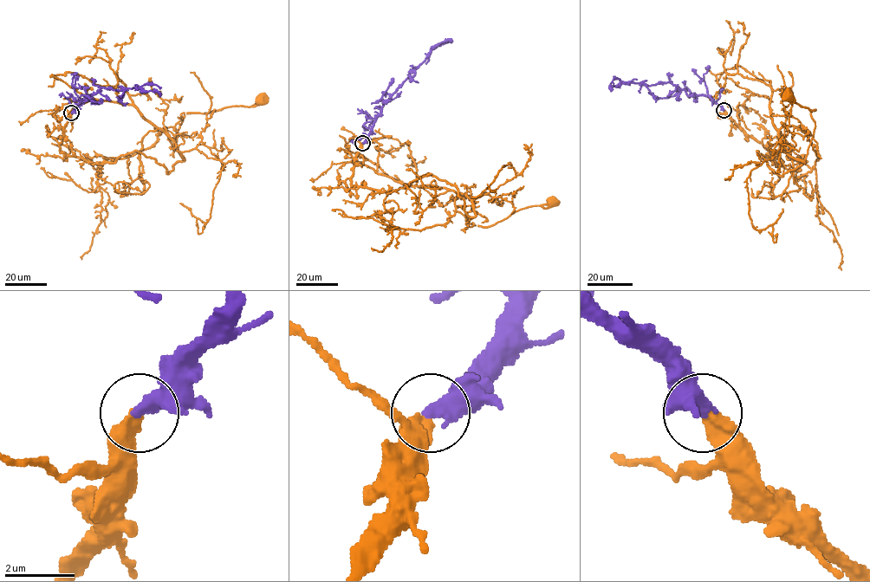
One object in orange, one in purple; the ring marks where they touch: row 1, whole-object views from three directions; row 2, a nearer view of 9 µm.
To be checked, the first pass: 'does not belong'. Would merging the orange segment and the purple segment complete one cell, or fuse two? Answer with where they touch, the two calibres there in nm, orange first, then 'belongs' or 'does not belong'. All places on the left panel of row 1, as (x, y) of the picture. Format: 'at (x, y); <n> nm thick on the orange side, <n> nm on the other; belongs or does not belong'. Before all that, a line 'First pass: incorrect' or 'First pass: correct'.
First pass: incorrect
at (71, 113); 440 nm thick on the orange side, 440 nm on the other; belongs

